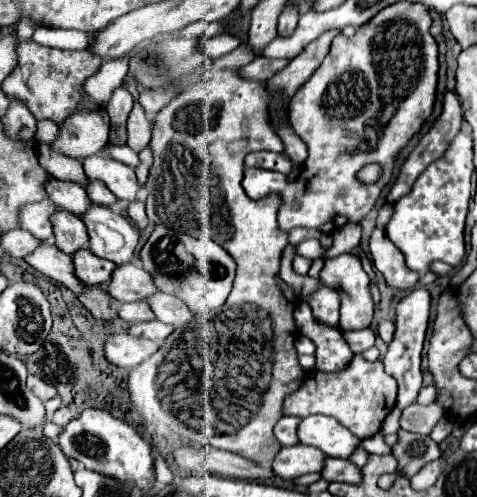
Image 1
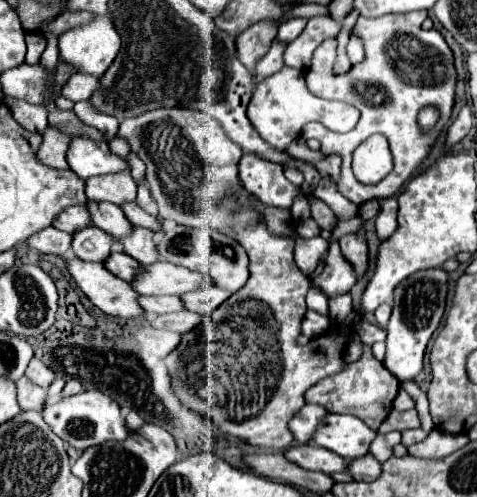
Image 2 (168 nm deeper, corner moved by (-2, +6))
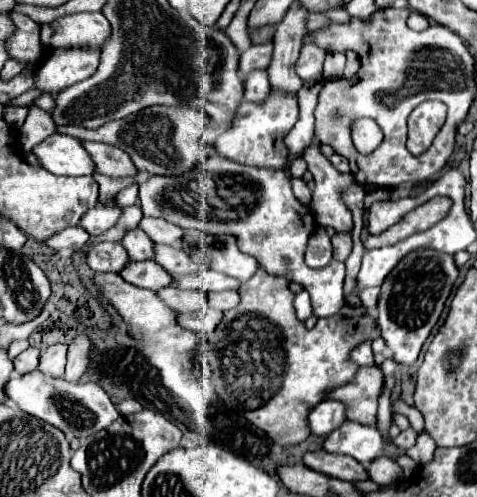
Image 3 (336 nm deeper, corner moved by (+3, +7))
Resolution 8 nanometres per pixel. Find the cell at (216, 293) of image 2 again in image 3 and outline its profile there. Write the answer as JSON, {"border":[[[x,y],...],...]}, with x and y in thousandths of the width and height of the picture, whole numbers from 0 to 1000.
{"border":[[[457,586],[457,590],[436,590],[436,614],[444,622],[457,622],[457,626],[474,626],[474,622],[486,622],[495,618],[503,606],[499,590],[495,586]]]}

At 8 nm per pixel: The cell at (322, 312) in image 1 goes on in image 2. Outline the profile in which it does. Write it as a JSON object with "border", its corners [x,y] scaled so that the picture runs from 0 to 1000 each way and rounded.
{"border":[[[694,487],[690,507],[681,515],[681,539],[669,555],[656,559],[656,571],[669,575],[686,596],[719,592],[736,584],[736,575],[748,567],[740,535],[727,527],[727,519],[715,511],[715,499],[706,487]]]}

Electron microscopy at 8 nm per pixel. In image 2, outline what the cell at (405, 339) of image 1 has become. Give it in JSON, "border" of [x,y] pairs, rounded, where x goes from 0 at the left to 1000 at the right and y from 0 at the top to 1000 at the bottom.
{"border":[[[899,539],[862,551],[845,567],[836,567],[824,588],[824,628],[811,652],[811,716],[803,732],[836,765],[866,765],[887,744],[895,688],[916,664],[933,628],[933,604],[941,588],[937,567],[941,551],[929,539]]]}

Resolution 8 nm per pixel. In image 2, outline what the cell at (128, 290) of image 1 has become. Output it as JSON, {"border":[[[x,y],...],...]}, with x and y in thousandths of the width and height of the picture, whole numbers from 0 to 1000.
{"border":[[[329,527],[325,535],[308,535],[308,551],[291,559],[291,567],[279,567],[283,584],[291,592],[392,592],[400,584],[413,584],[421,575],[442,575],[447,563],[430,563],[417,547],[392,543],[384,535],[358,531],[358,527]]]}

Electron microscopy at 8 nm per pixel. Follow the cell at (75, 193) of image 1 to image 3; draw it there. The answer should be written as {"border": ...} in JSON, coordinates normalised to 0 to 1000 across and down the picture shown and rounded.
{"border":[[[289,457],[285,461],[268,461],[252,489],[256,489],[256,497],[268,501],[277,525],[298,525],[298,521],[319,521],[323,517],[319,481]]]}

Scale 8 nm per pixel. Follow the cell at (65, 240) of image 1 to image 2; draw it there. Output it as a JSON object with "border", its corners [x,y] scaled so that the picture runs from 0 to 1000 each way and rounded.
{"border":[[[191,455],[187,463],[166,463],[153,475],[153,507],[161,519],[178,527],[220,527],[233,511],[237,479],[220,471],[212,459]]]}

